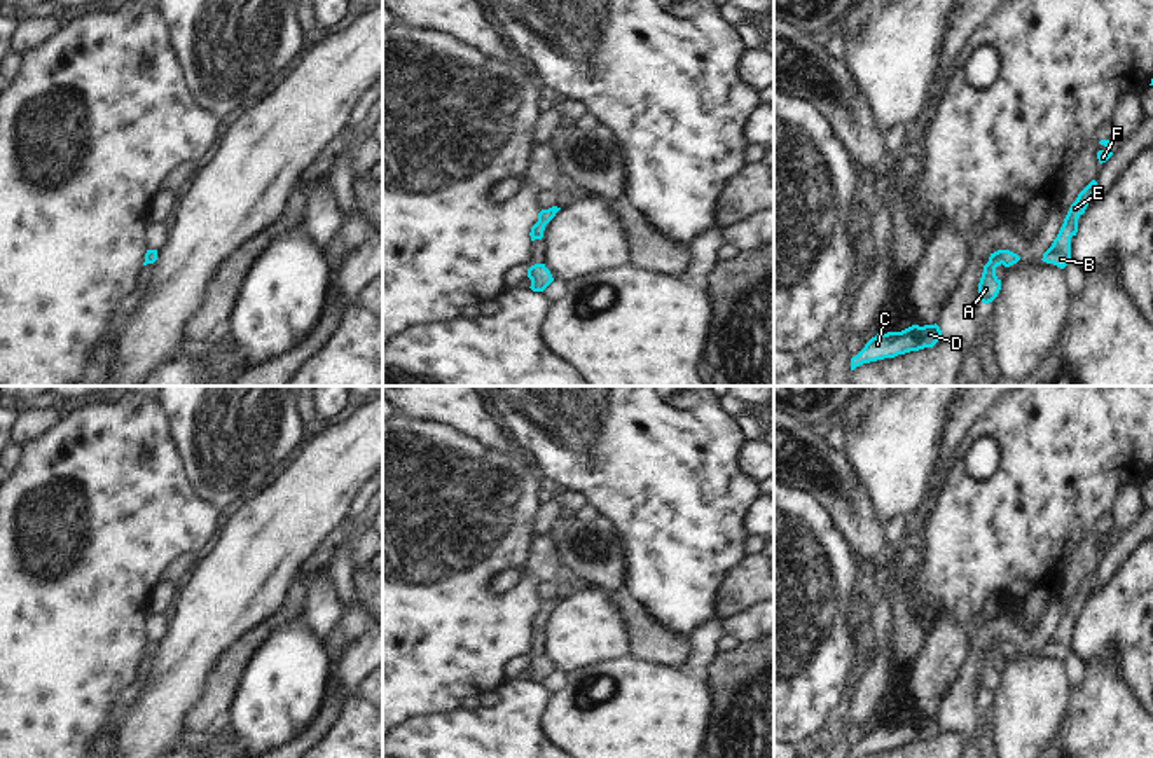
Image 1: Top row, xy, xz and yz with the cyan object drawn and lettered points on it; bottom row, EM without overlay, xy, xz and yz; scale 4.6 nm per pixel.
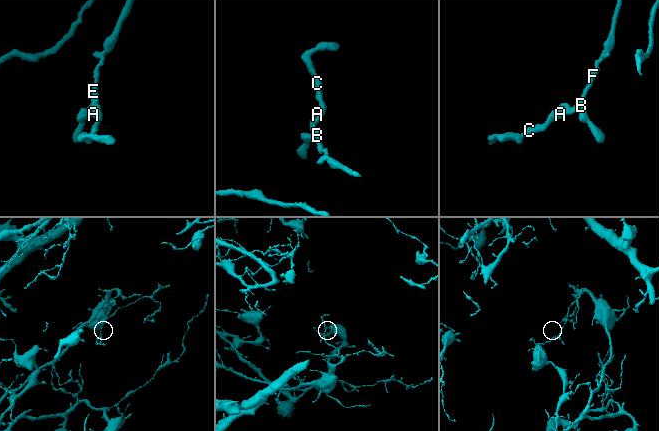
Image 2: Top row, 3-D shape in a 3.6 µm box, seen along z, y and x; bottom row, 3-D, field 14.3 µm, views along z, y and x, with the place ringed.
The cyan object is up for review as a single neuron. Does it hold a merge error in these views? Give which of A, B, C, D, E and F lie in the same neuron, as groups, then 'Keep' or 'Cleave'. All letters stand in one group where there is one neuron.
Groups: A B C D E F. Keep.

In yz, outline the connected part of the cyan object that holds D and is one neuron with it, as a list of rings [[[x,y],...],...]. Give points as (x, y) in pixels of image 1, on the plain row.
[[[936,714],[924,718],[912,716],[901,723],[877,725],[851,749],[851,758],[933,739],[938,732],[942,732],[942,721]]]

